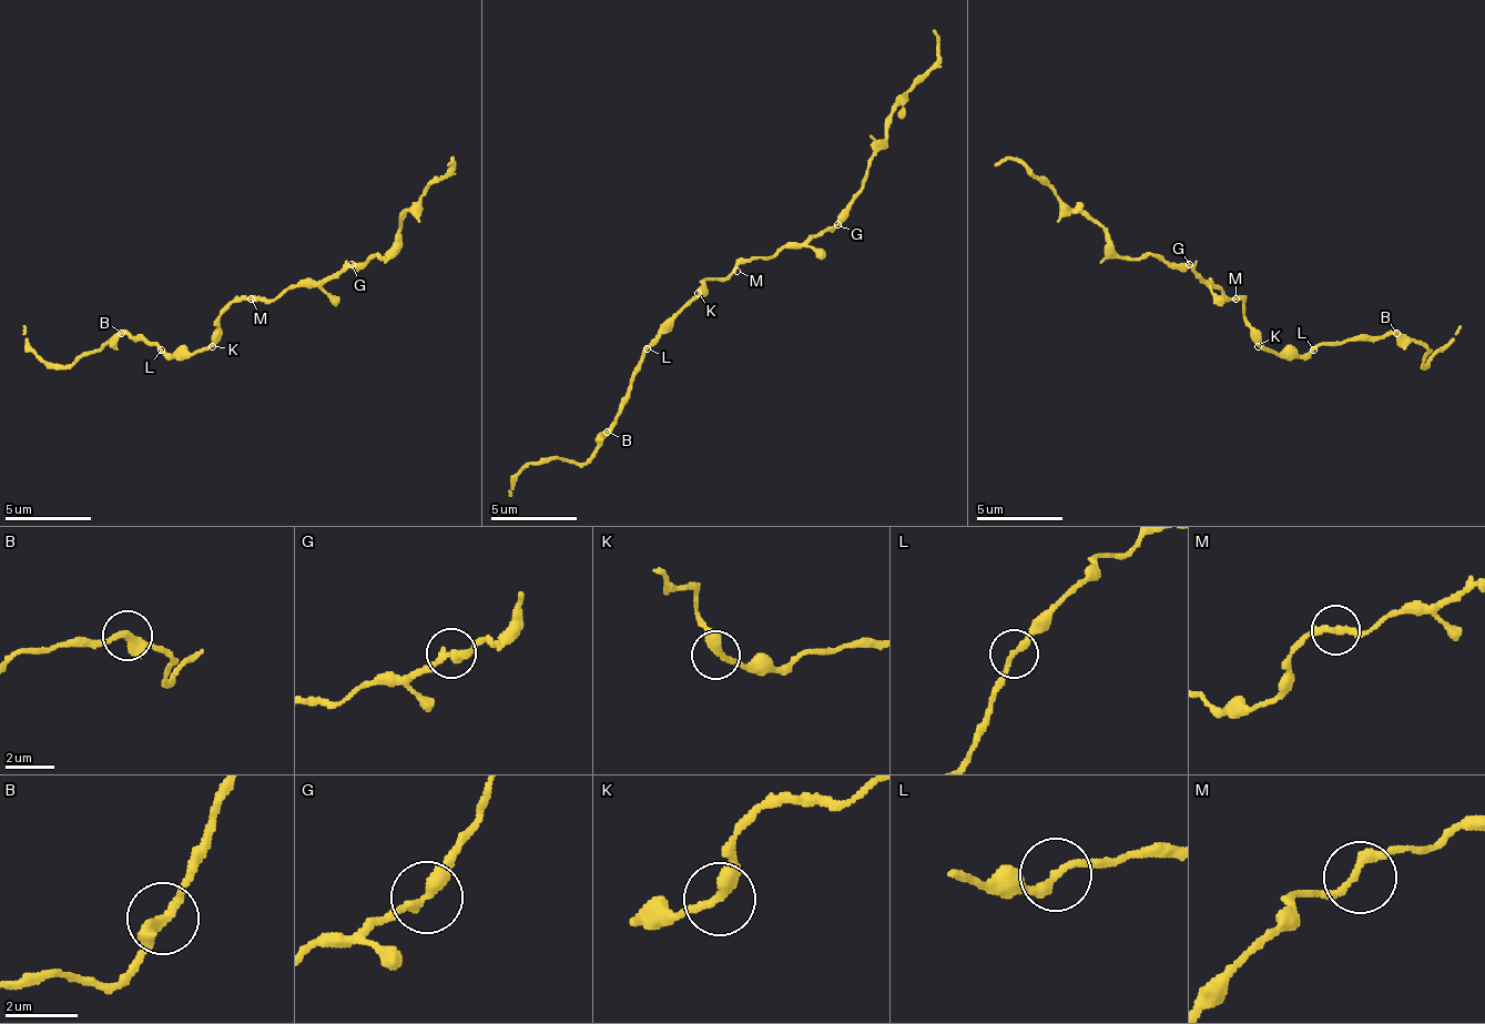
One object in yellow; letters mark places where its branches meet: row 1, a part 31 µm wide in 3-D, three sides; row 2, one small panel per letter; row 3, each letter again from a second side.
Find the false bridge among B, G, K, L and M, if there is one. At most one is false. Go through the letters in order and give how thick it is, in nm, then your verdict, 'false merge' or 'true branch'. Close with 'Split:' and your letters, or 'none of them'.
B: calibre 320 nm; true branch
G: calibre 320 nm; true branch
K: calibre 320 nm; true branch
L: calibre 240 nm; true branch
M: calibre 240 nm; true branch
Split: none of them

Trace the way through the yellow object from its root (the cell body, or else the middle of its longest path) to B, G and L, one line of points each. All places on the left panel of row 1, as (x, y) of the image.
B: (246, 298), (234, 303), (221, 315), (216, 337), (195, 354), (169, 354), (160, 346), (134, 342), (121, 333)
G: (246, 298), (282, 298), (294, 285), (321, 285), (328, 276), (337, 276), (351, 263)
L: (246, 298), (234, 303), (221, 315), (216, 337), (195, 354), (164, 354), (160, 351)

